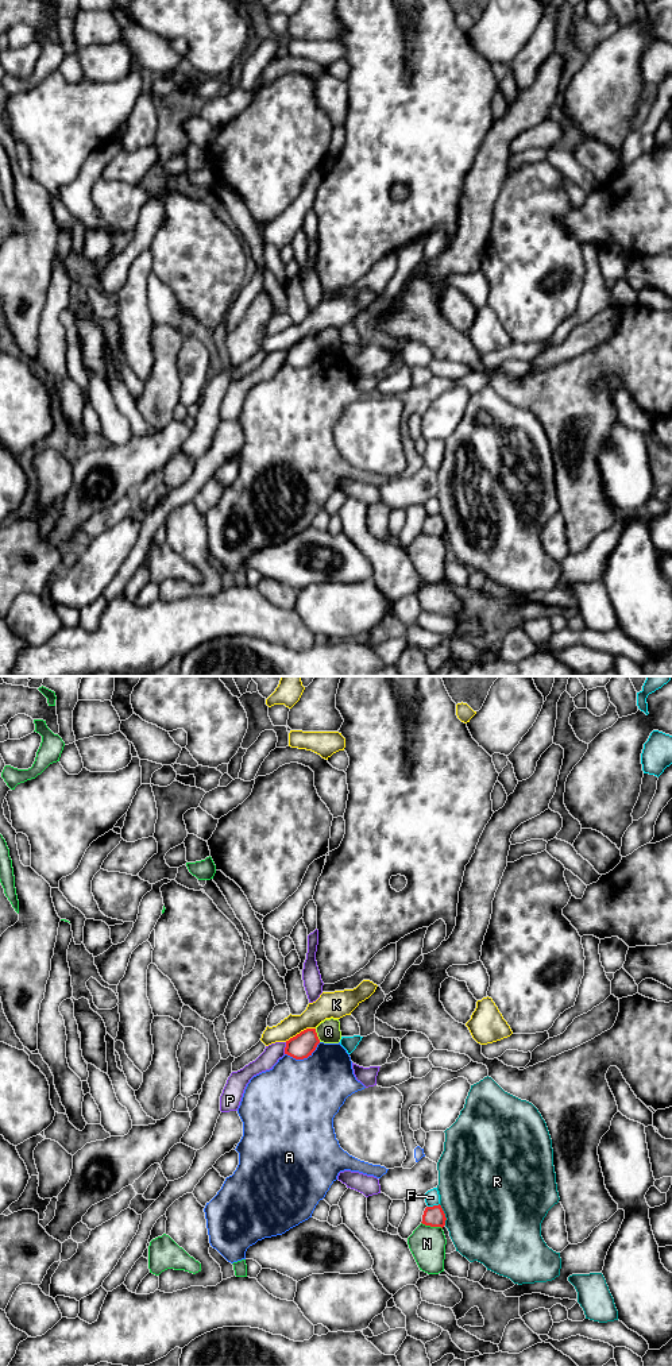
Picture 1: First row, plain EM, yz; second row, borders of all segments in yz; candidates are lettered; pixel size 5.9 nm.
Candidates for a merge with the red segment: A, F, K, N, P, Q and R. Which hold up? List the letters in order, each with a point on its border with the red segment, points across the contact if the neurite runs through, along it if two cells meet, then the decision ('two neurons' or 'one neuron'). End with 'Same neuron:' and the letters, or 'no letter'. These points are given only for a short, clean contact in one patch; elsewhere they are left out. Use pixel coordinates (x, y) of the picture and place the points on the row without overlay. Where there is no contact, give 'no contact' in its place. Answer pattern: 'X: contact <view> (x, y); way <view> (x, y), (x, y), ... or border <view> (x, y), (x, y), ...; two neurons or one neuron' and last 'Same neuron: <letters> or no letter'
A: contact yz (302, 367); two neurons
F: contact yz (433, 514); two neurons
K: contact yz (301, 340); two neurons
N: contact yz (432, 535); two neurons
P: contact yz (285, 357); two neurons
Q: contact yz (316, 344); border yz (315, 338), (320, 350); two neurons
R: contact yz (444, 524); two neurons
Same neuron: no letter

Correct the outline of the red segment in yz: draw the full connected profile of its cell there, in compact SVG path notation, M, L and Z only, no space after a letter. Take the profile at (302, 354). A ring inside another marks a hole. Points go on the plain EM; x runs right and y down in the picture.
M306 337L286 350L285 363L296 368L304 368L312 364L318 352L316 337Z

